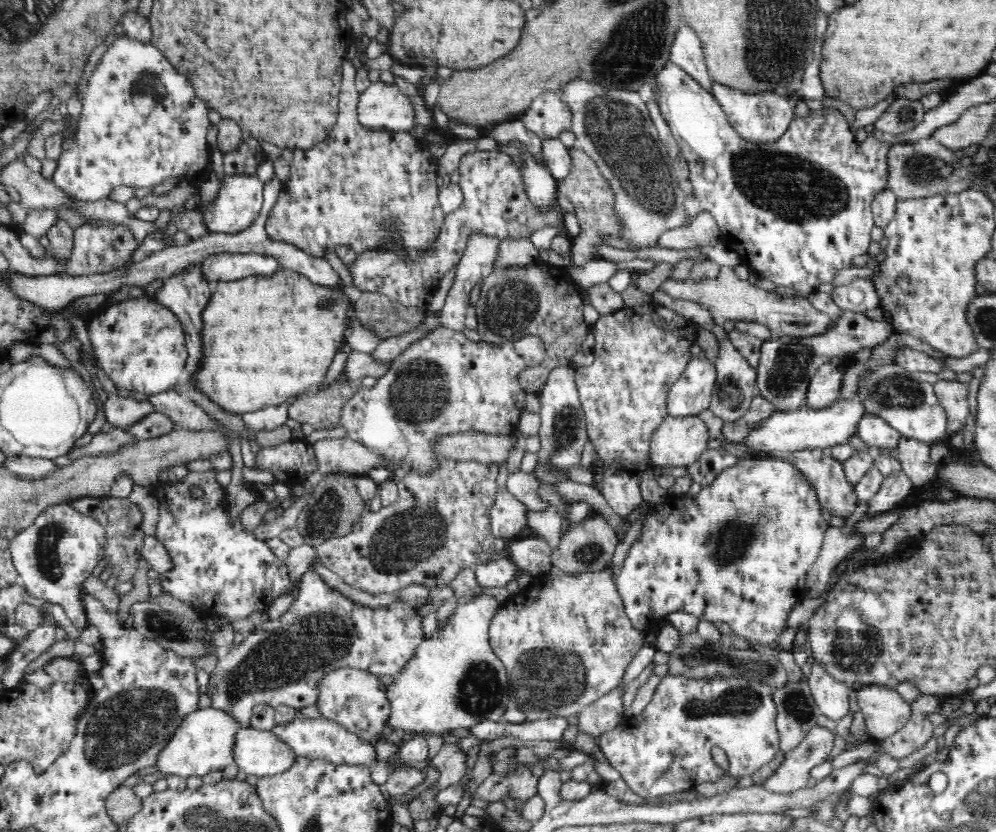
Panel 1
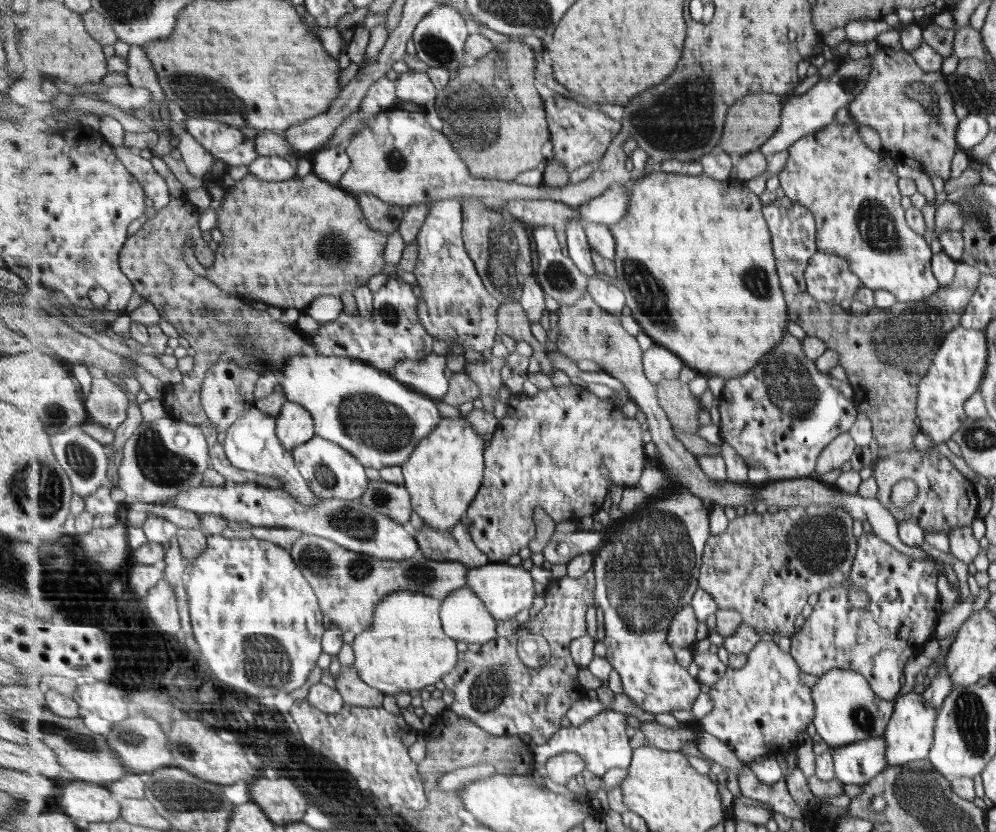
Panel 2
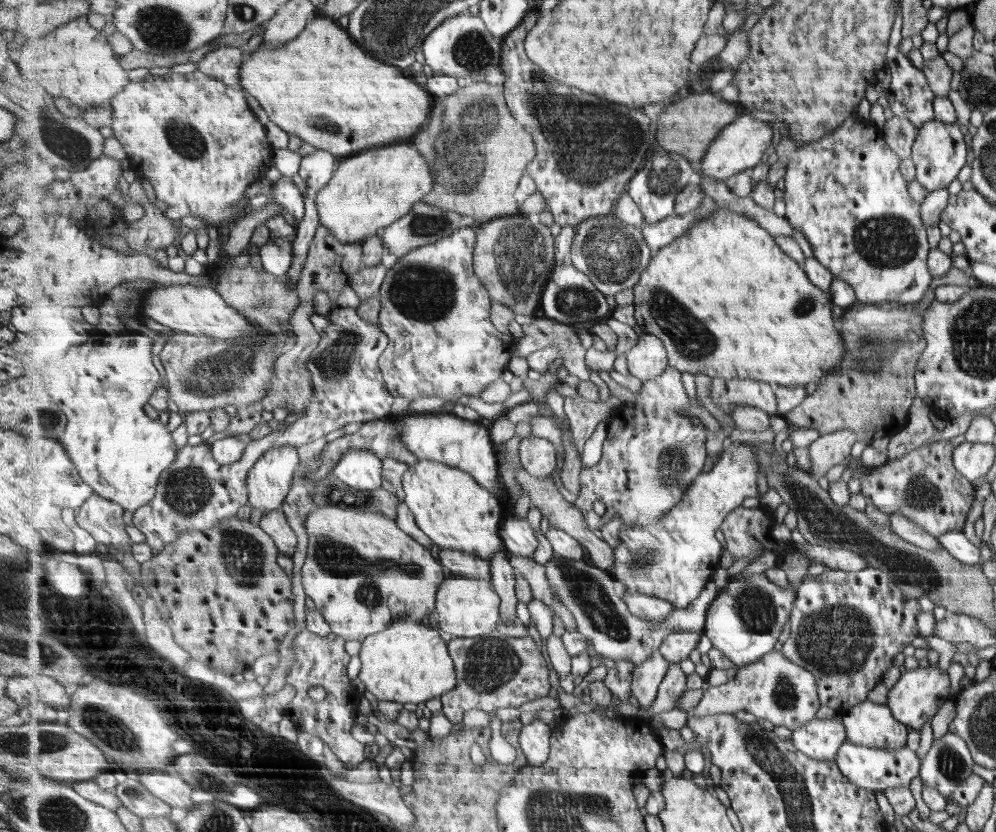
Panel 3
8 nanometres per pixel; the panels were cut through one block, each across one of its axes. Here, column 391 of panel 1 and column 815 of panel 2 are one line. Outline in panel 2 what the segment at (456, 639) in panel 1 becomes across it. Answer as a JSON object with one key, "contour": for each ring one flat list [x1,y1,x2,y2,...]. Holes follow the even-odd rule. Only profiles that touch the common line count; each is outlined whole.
{"contour":[[834,669,819,677,812,687,817,707,812,730,821,736,827,746,842,747,883,736,895,699,887,701,877,697,865,675,853,670]]}

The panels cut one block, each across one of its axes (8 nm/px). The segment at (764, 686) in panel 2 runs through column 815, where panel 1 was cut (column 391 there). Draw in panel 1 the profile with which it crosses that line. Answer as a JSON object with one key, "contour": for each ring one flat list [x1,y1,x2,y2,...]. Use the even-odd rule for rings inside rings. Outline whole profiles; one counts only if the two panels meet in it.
{"contour":[[338,667,318,678,316,690,316,708,323,718,354,734,366,743,374,742,380,732,386,731,386,724,393,714,392,702,389,701,388,686,380,682,378,674,358,667]]}

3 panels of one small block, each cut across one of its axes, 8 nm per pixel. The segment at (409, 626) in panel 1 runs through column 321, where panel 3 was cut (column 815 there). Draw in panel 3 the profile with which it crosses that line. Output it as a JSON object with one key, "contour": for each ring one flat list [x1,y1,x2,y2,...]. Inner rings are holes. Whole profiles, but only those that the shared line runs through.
{"contour":[[868,567,861,571,828,569,820,576,804,576,790,618,790,636,783,643,782,654,798,666,813,672,819,682,821,704,845,713,851,706,867,700,867,694,881,680,881,674,893,666,893,658,905,644,919,636,915,614,921,612,916,600,901,602,899,588,888,581,888,576]]}

